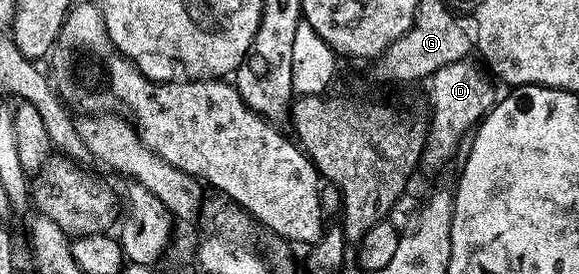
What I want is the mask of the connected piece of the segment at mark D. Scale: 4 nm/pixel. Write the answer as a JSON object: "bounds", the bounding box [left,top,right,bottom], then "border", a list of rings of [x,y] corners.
{"bounds":[420,57,497,172],"border":[[[465,57],[456,63],[447,64],[432,74],[428,81],[431,114],[429,113],[426,144],[420,162],[423,172],[441,169],[454,156],[465,132],[472,131],[497,101],[494,81],[472,60],[474,59]]]}

